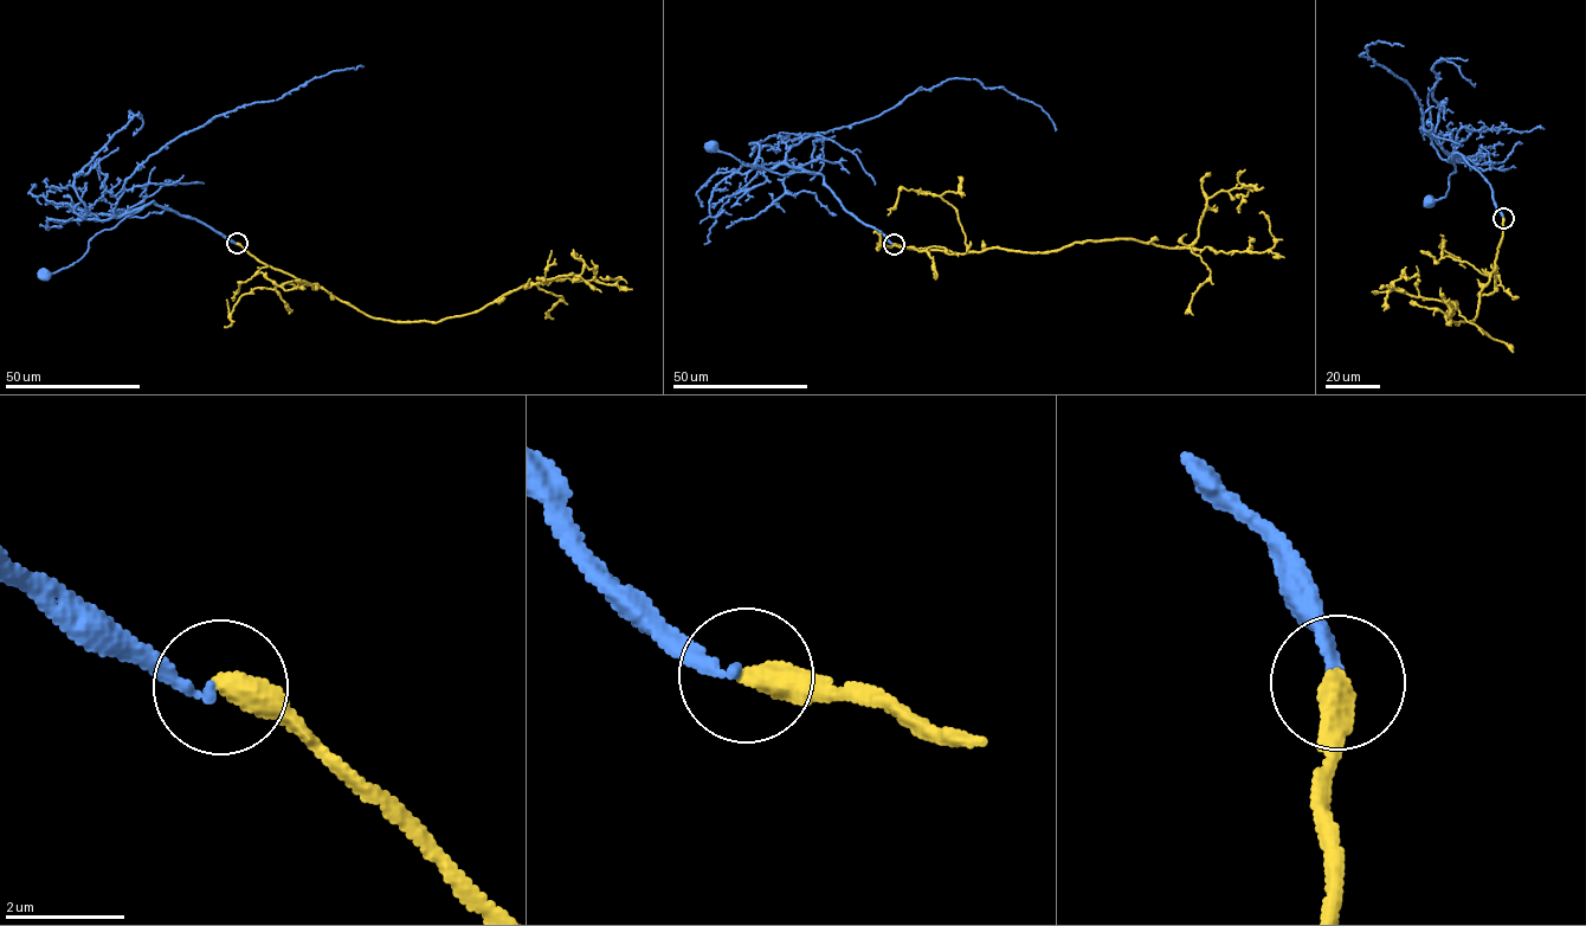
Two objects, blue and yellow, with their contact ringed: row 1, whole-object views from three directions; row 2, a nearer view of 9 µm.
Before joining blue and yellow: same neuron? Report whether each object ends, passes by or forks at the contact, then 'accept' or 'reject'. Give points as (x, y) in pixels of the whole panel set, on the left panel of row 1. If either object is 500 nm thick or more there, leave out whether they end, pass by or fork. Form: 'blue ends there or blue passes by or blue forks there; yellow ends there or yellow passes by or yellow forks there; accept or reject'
blue ends there; yellow ends there; reject

